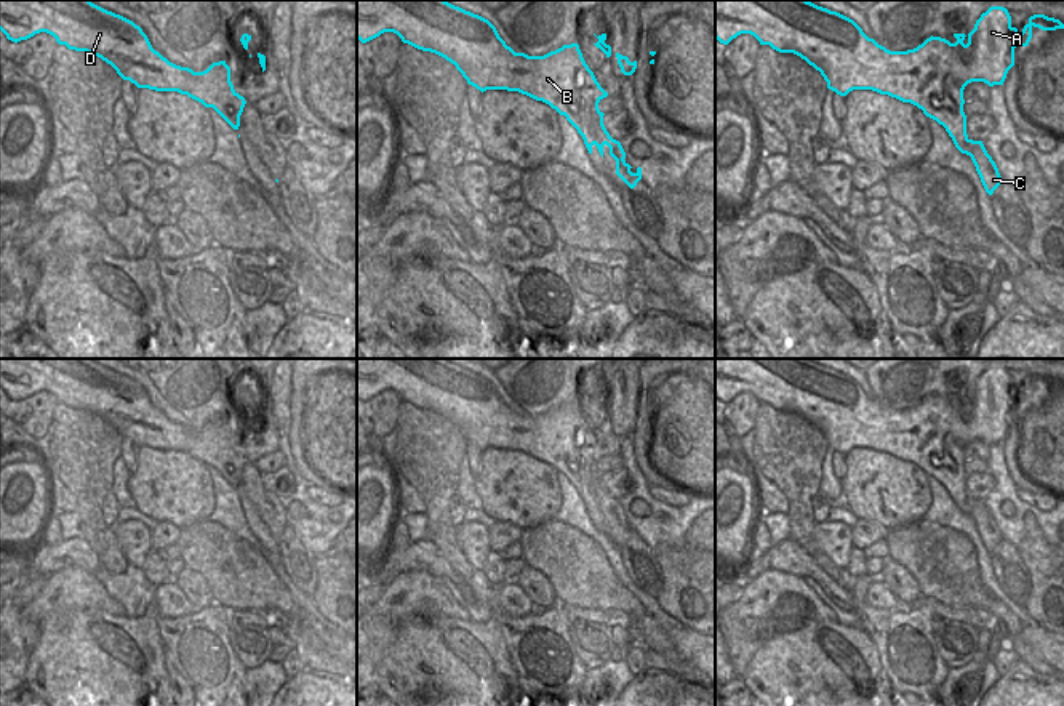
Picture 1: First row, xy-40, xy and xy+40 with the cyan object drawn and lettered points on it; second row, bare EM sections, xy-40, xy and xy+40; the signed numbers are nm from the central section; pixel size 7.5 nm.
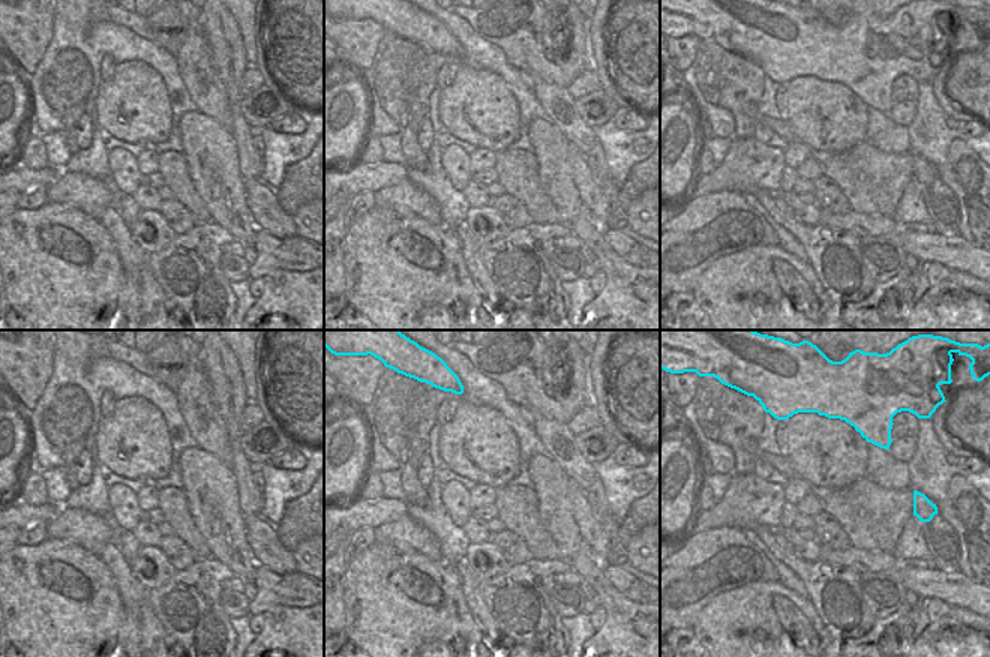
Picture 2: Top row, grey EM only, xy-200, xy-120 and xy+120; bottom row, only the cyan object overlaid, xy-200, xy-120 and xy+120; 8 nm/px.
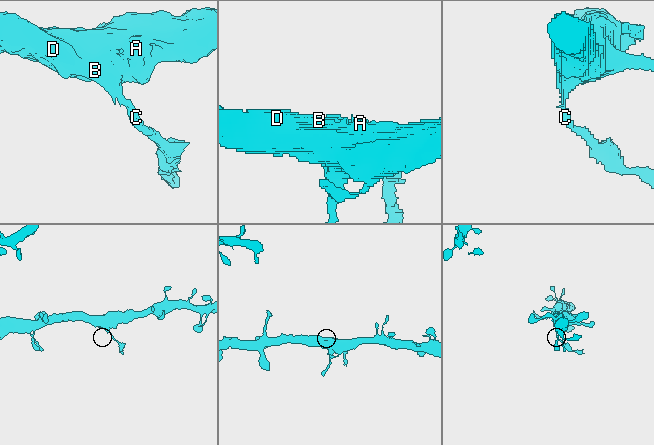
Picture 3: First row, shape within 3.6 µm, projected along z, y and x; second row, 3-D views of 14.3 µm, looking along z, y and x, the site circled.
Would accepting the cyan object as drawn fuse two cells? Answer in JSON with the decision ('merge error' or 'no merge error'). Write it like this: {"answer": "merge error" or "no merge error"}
{"answer": "merge error"}

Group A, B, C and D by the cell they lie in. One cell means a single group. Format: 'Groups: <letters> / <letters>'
Groups: A B D / C

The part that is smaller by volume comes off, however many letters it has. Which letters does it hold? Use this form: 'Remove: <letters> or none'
Remove: C

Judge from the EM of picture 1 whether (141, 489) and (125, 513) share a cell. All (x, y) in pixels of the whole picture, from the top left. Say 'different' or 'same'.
different

